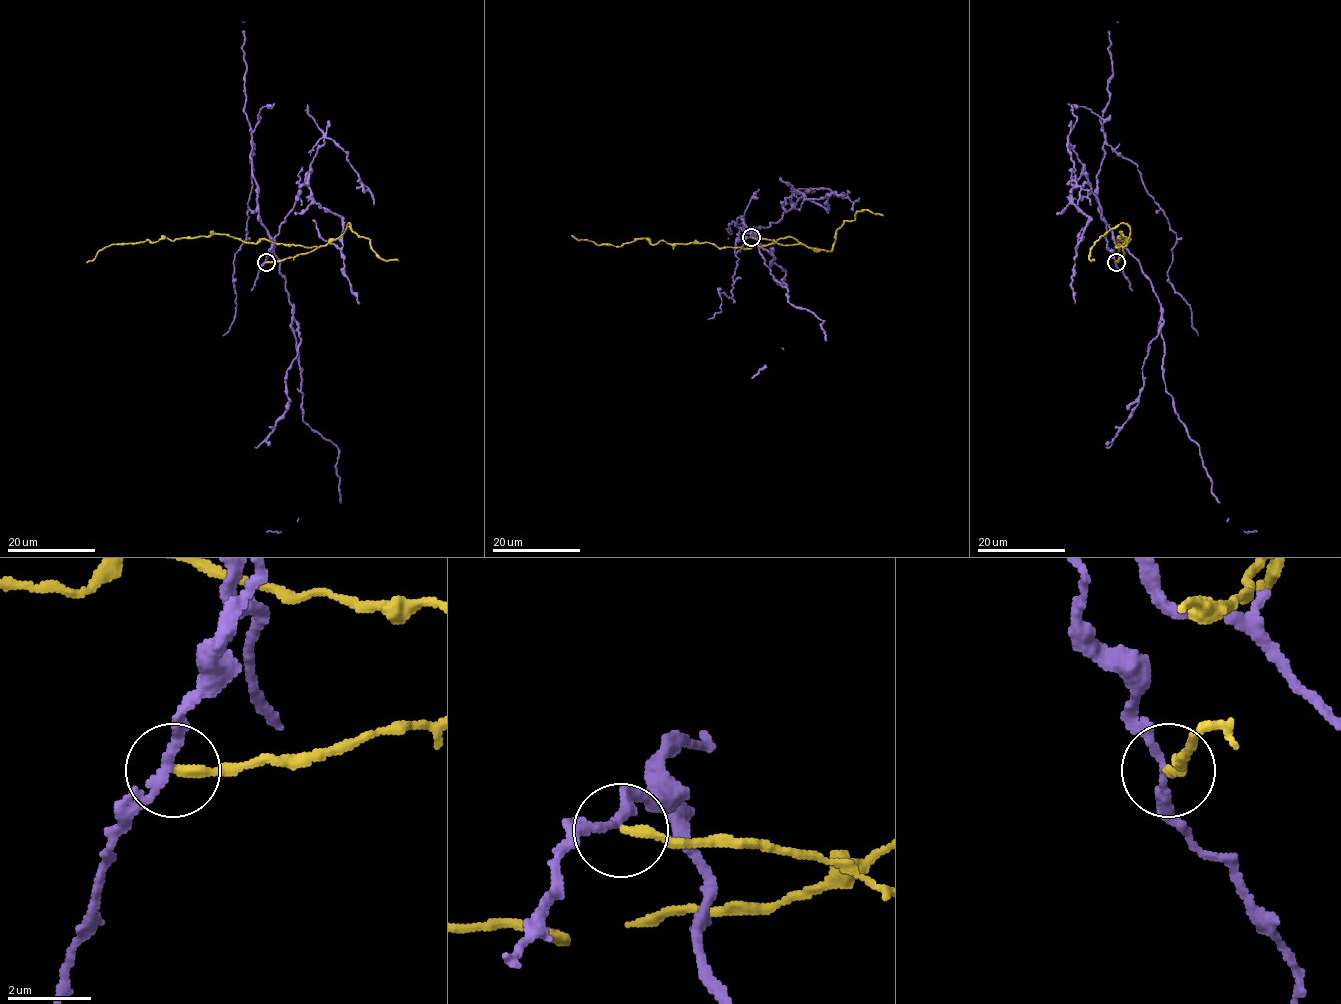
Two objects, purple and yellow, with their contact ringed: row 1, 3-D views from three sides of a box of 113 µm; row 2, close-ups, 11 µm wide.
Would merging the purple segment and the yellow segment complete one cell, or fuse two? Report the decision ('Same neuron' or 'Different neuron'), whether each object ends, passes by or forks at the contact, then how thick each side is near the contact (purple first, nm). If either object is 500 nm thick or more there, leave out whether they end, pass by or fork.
Different neuron. At the ring purple passes by. At the ring yellow ends. Thickness 190 nm (purple) against 240 nm

